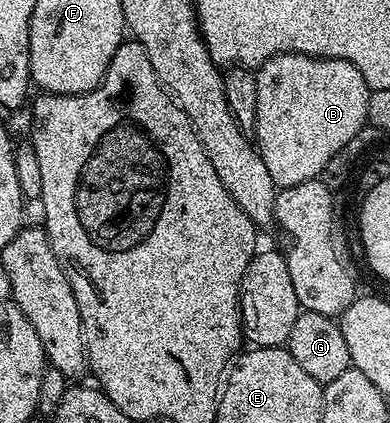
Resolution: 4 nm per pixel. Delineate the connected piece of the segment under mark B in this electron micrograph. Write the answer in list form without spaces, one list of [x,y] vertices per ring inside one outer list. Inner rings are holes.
[[[280,53],[257,67],[253,137],[279,188],[318,178],[328,160],[367,125],[370,87],[343,58]],[[258,137],[258,138],[257,138]]]

